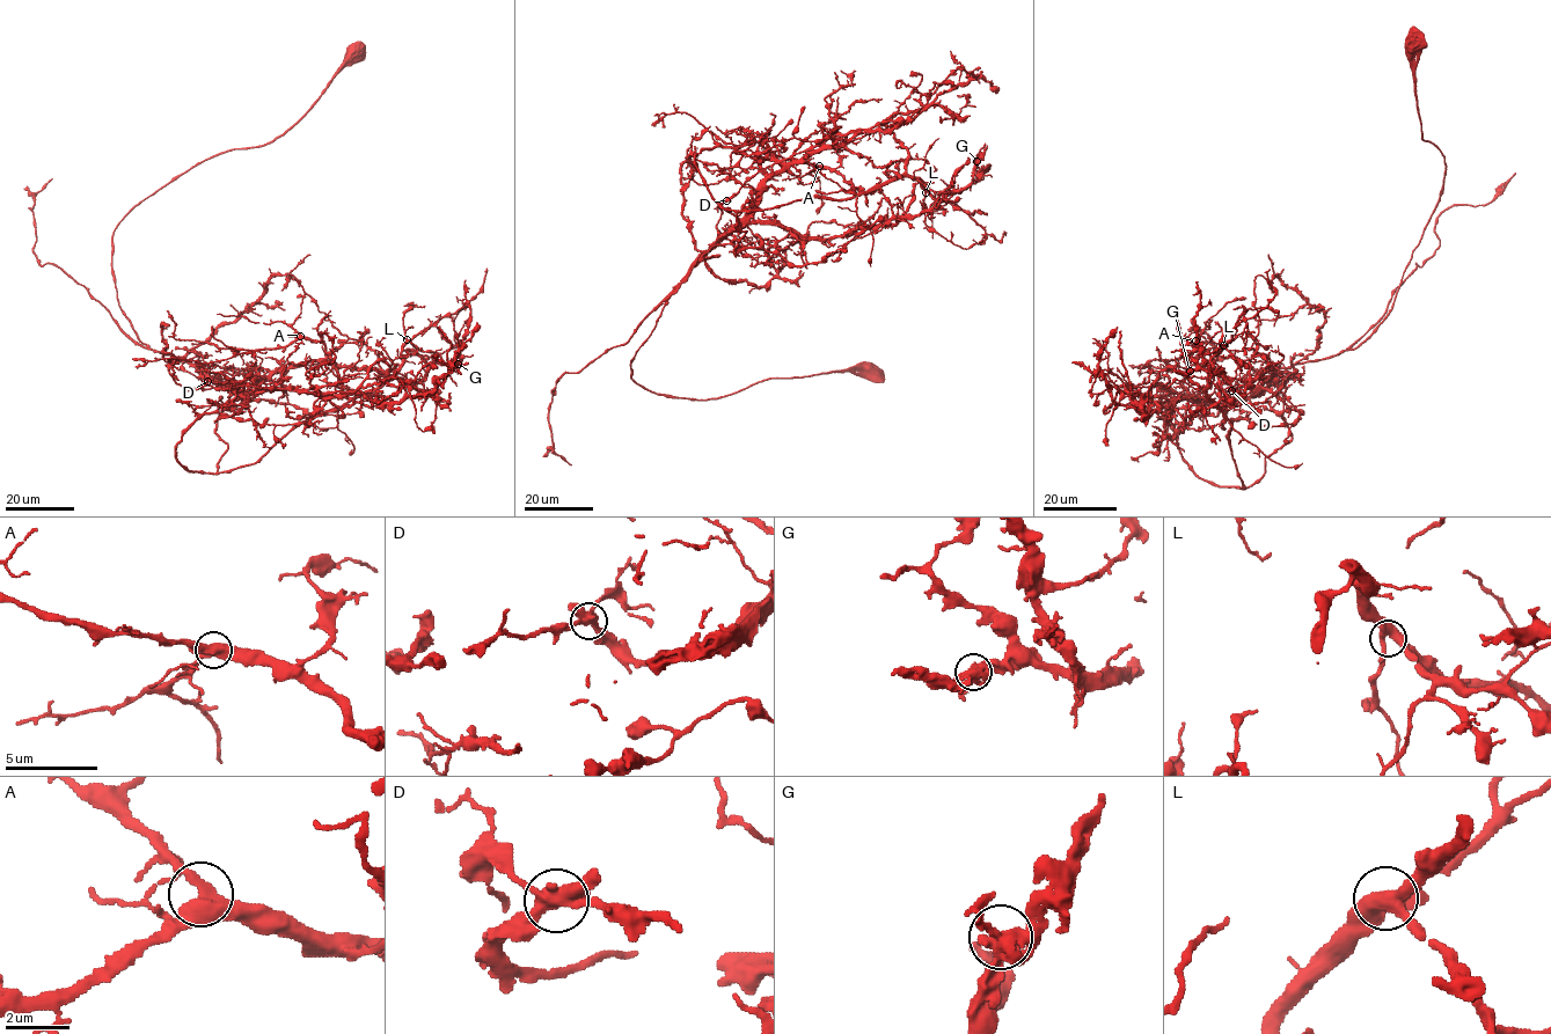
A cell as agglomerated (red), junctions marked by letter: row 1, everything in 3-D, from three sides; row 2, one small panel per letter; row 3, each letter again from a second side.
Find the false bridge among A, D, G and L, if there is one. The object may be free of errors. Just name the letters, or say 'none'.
D

